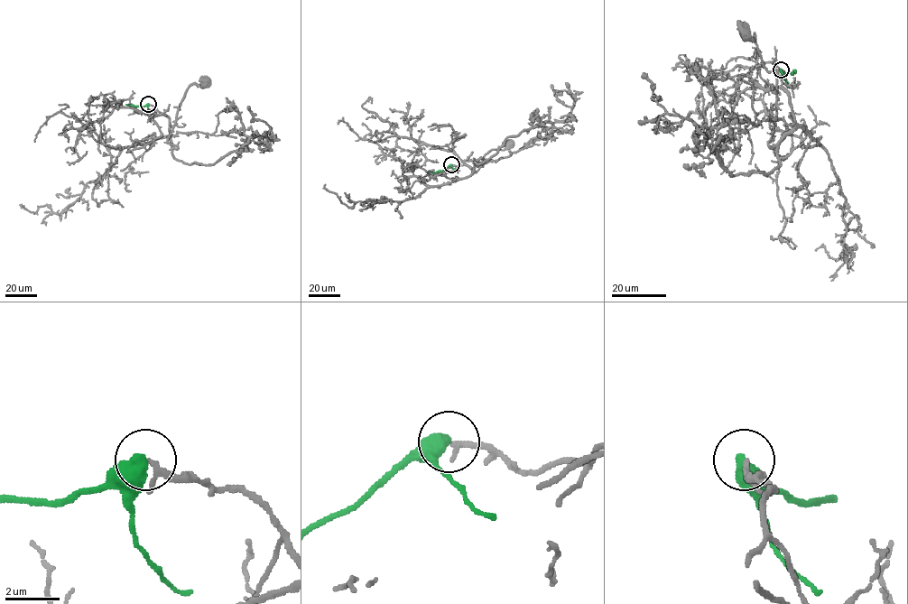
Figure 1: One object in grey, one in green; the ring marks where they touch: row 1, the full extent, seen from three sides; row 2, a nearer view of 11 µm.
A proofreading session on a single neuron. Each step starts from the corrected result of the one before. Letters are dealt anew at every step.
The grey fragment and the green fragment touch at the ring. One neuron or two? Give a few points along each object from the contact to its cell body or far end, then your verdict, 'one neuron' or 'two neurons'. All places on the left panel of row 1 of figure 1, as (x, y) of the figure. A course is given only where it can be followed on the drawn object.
grey via (148, 104), (169, 118), (171, 145), (177, 148), (168, 143), (167, 137), (180, 105), (189, 87), (207, 83) | green via (148, 104), (143, 106), (125, 104) | two neurons

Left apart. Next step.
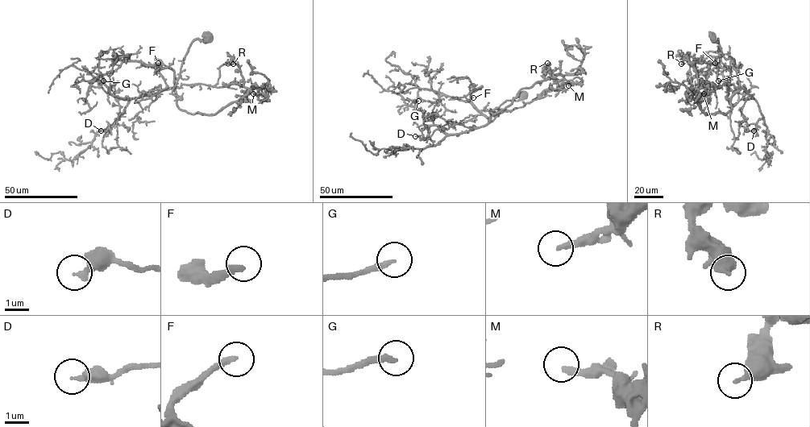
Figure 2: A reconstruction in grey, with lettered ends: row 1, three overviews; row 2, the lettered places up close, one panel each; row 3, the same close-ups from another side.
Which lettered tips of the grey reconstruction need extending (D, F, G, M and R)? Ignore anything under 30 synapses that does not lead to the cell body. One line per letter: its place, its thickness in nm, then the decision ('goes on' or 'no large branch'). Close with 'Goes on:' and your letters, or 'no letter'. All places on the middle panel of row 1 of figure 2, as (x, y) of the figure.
D: (415, 136) | 240 nm | no large branch
F: (473, 97) | 280 nm | goes on
G: (418, 101) | 240 nm | no large branch
M: (568, 85) | 240 nm | no large branch
R: (547, 63) | 440 nm | no large branch
Goes on: F

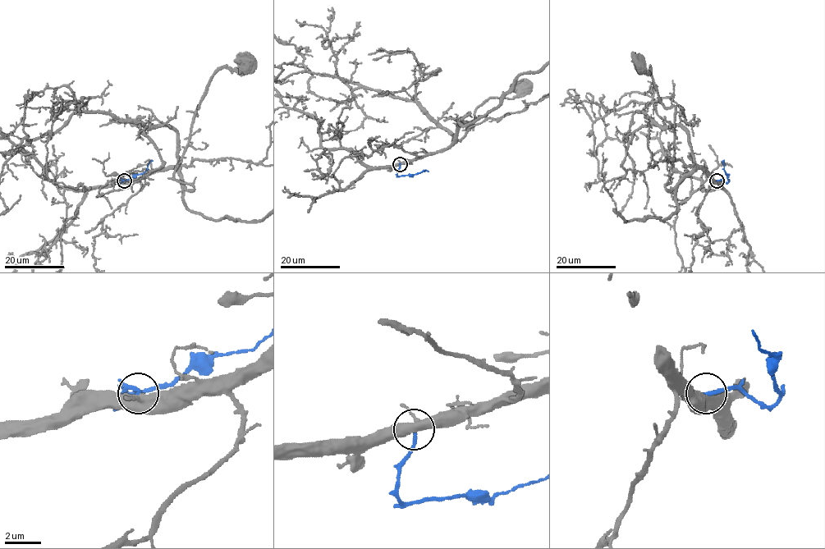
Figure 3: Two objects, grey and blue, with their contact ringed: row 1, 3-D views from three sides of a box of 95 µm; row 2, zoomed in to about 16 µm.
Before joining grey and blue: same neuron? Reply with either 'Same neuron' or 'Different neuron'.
Different neuron

